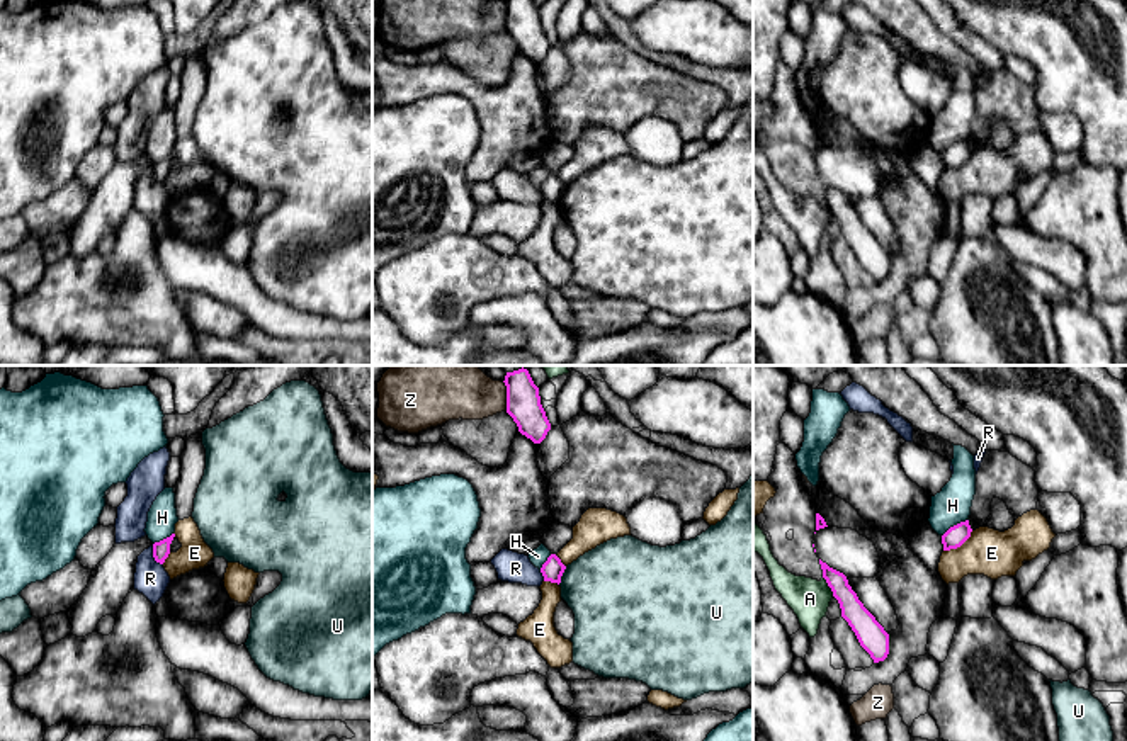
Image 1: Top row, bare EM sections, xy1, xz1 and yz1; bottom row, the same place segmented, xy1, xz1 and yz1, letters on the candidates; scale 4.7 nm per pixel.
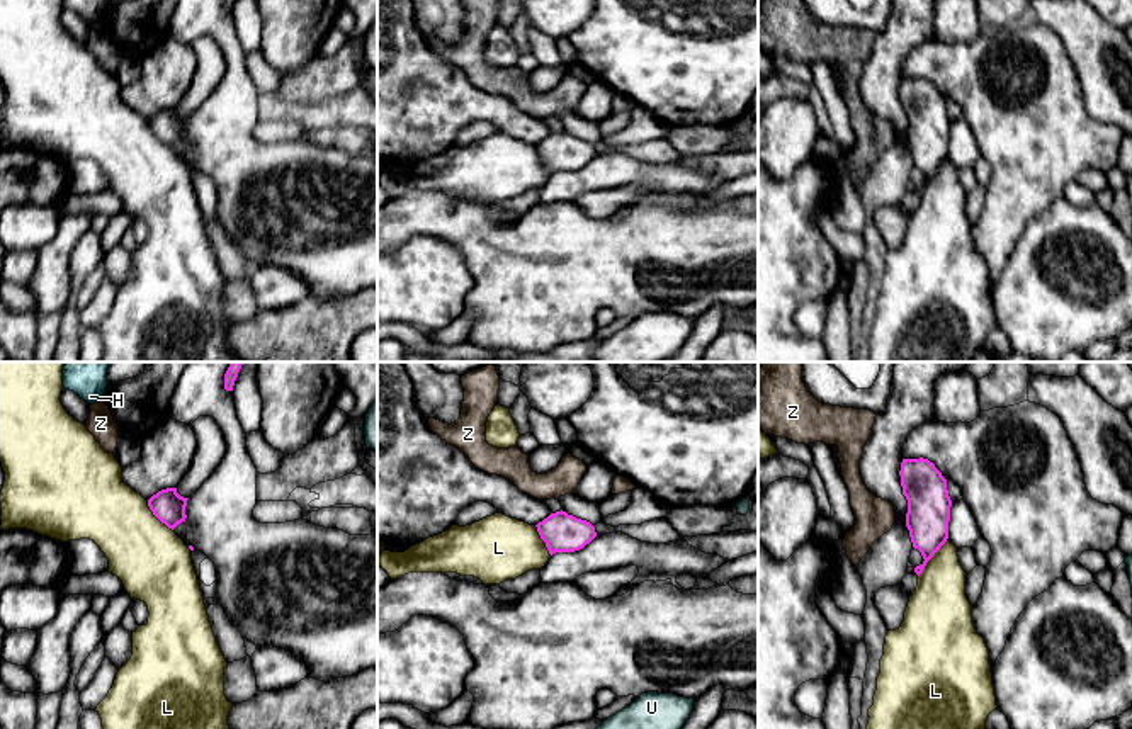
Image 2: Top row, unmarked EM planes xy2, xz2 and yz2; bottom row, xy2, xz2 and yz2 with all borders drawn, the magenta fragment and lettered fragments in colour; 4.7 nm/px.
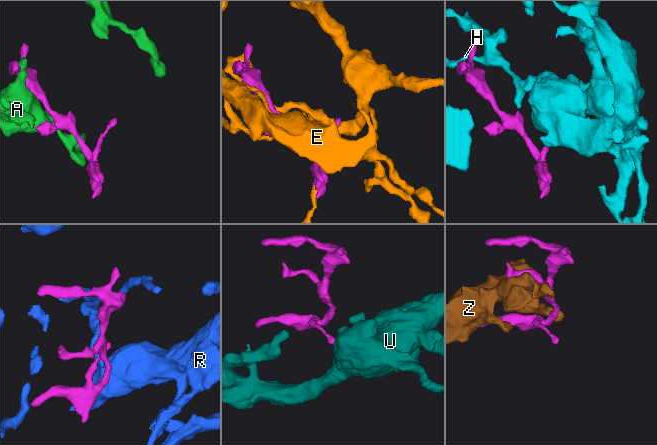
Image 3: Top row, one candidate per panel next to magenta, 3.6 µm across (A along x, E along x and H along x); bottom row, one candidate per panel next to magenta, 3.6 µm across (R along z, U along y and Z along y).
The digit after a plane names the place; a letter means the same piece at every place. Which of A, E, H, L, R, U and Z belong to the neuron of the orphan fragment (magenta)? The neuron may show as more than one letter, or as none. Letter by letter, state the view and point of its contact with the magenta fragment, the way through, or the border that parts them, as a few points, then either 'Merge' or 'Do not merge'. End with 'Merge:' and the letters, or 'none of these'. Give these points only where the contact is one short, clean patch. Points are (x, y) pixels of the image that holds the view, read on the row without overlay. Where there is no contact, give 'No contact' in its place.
A: Touches magenta at yz1 (828, 204). Do not merge
E: Touches magenta at yz1 (959, 165). Do not merge
H: Touches magenta at yz1 (954, 145). Boundary: yz1 (968, 138), (954, 143), (942, 155). Do not merge
L: Touches magenta at yz2 (930, 177). Do not merge
R: Touches magenta at xy1 (153, 175). Boundary: xy1 (152, 164), (152, 174), (162, 184). Do not merge
U: Touches magenta at xz1 (561, 194). Boundary: xz1 (566, 186), (558, 203). Do not merge
Z: Touches magenta at xz1 (507, 16). Do not merge
Merge: none of these

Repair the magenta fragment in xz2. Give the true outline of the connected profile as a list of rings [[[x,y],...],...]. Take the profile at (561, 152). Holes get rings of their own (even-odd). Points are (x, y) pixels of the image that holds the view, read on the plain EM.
[[[563,129],[551,133],[535,146],[551,175],[580,170],[597,156],[590,141],[568,134]]]

